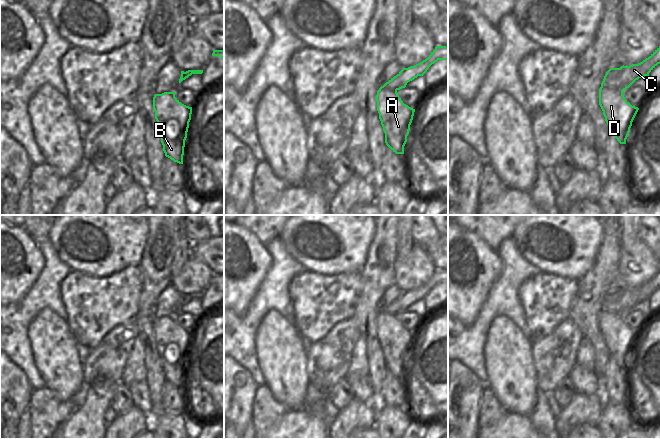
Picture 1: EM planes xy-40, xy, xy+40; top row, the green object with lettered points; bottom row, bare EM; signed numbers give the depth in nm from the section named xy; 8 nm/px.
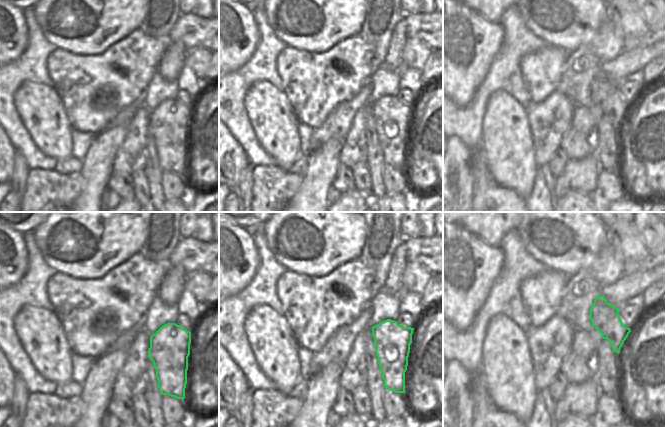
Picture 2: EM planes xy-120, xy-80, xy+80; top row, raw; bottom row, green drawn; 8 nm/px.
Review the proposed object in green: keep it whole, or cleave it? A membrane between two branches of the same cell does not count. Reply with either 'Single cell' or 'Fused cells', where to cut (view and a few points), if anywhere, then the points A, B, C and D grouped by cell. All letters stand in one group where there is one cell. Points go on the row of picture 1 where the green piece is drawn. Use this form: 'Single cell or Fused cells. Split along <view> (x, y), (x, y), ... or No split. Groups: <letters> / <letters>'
Fused cells. Split along xy+40 (603, 79), (606, 85), (619, 89), (622, 92). Groups: A B D / C.

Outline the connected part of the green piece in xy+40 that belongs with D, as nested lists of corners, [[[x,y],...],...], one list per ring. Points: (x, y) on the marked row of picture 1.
[[[604,79],[599,89],[599,105],[609,132],[620,144],[626,144],[632,122],[639,108],[632,106],[625,99],[622,91],[606,86]]]

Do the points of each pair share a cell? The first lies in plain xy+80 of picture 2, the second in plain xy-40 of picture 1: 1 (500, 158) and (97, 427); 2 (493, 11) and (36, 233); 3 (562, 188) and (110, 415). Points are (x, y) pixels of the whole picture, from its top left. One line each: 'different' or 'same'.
1: different
2: same
3: different

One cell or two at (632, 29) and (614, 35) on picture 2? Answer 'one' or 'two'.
two

